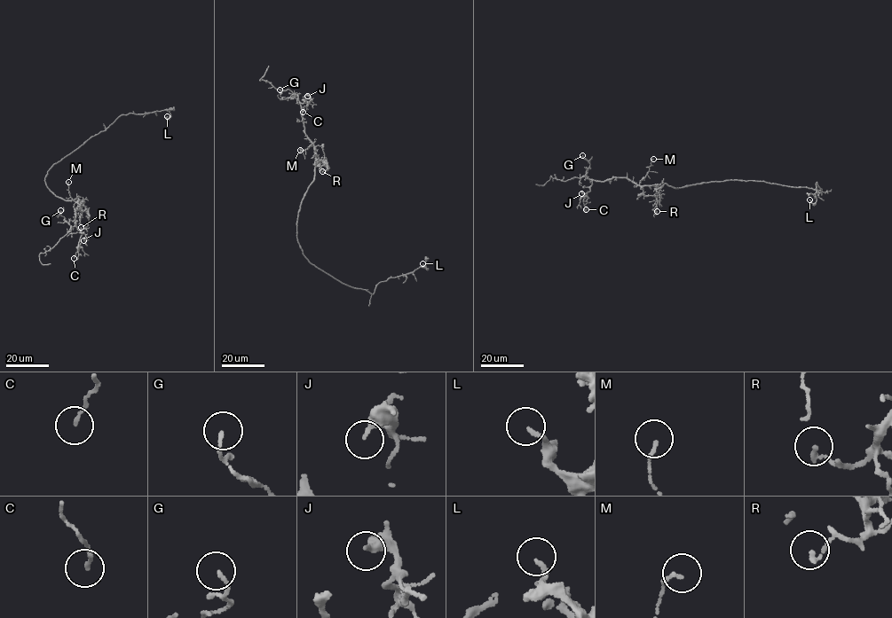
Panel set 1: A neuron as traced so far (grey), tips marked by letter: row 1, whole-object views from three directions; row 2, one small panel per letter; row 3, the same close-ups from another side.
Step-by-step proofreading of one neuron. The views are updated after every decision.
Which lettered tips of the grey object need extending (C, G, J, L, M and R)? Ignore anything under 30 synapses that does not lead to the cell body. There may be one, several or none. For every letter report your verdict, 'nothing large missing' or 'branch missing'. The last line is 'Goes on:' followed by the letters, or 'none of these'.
C: nothing large missing
G: nothing large missing
J: nothing large missing
L: nothing large missing
M: nothing large missing
R: nothing large missing
Goes on: none of these

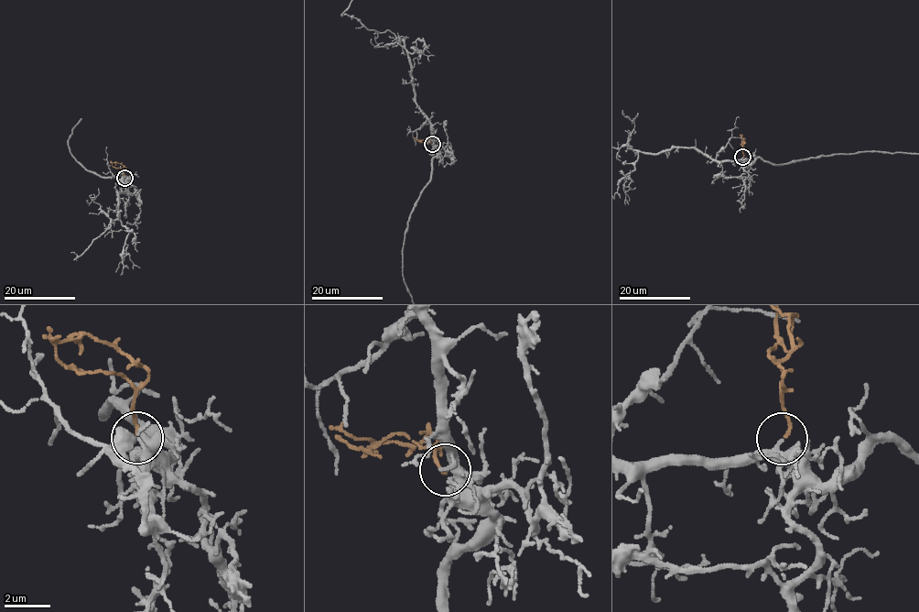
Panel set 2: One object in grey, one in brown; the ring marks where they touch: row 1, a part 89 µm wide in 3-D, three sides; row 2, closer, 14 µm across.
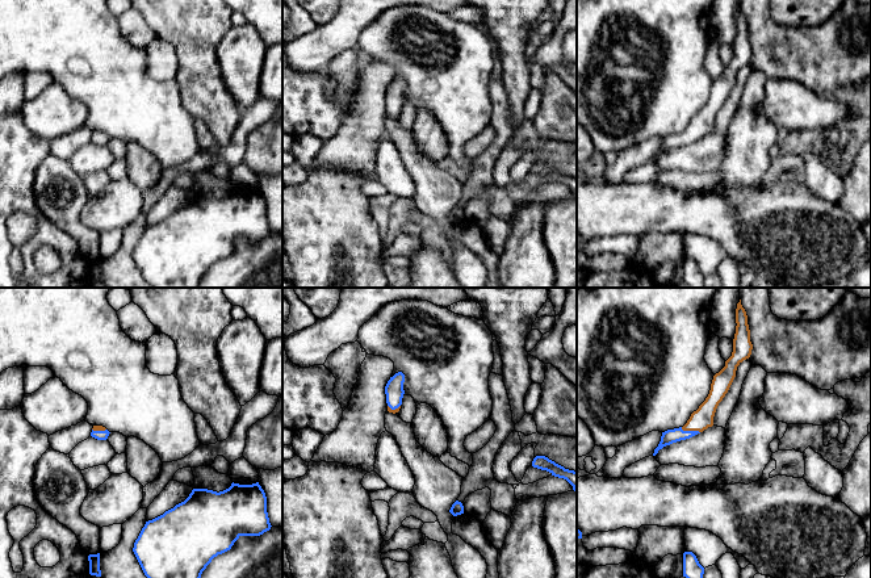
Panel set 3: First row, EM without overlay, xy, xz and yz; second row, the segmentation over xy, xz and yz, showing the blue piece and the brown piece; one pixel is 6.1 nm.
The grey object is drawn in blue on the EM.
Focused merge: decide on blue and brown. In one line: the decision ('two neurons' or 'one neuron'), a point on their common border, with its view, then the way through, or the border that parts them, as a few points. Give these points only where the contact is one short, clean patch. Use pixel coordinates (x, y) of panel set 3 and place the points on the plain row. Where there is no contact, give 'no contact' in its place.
one neuron; contact yz (690, 137)

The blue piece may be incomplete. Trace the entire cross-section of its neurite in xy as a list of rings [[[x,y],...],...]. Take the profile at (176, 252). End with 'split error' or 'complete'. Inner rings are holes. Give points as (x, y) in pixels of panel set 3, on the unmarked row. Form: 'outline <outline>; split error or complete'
outline [[[233,188],[219,198],[193,194],[184,208],[146,227],[133,257],[151,288],[198,288],[212,265],[230,256],[240,242],[260,242],[271,233],[267,202],[259,188]]]; complete

